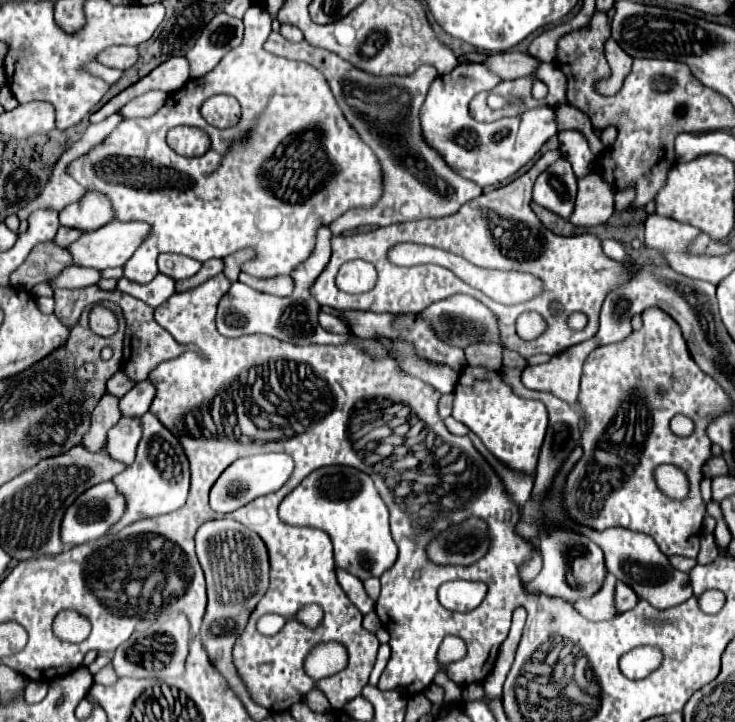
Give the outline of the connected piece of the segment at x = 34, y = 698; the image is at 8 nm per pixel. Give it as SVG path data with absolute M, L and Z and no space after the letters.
M30 681L26 687L26 701L28 703L38 703L46 697L46 683L42 681Z

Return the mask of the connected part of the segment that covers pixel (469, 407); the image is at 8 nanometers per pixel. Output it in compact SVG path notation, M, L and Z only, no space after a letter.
M466 365L454 389L452 417L470 427L470 431L480 437L486 449L512 473L534 475L548 423L548 411L540 399L526 399L516 395L498 371L488 373L484 367Z

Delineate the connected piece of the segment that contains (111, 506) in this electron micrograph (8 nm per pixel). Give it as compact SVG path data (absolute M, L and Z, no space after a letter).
M112 481L94 485L84 495L80 495L78 501L74 501L74 505L70 505L70 509L66 511L66 517L62 519L62 543L66 547L74 547L104 537L114 527L114 523L118 523L124 511L126 511L126 499L122 493L118 493Z

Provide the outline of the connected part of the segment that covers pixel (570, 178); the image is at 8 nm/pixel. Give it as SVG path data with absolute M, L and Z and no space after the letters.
M560 157L540 173L534 185L534 201L564 219L570 217L576 201L576 177L566 157Z

